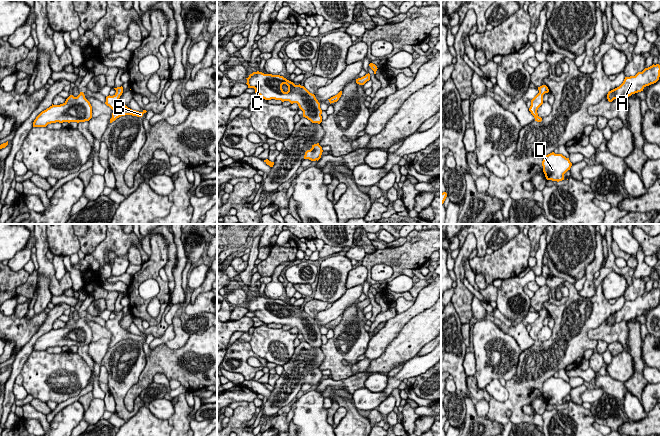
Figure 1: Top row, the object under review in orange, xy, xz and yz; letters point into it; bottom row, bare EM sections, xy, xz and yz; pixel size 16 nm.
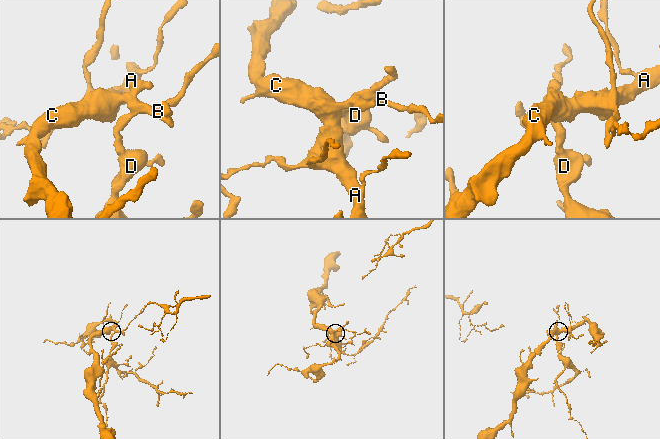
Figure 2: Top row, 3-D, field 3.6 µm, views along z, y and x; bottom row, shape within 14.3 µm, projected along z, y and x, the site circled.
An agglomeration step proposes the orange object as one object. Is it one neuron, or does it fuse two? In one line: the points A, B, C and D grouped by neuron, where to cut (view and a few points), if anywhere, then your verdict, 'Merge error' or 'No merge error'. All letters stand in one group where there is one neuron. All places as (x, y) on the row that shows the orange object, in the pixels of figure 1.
Groups: A B C D. No split. No merge error

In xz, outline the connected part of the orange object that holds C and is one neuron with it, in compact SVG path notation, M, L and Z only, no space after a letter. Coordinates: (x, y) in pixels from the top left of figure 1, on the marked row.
M253 72L247 79L248 88L254 88L255 93L265 100L289 101L297 103L303 111L303 117L312 123L322 122L322 110L315 95L310 93L304 86L295 85L280 75Z

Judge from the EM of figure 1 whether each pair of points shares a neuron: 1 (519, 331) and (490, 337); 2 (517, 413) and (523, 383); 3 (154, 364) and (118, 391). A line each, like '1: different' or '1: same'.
1: different
2: same
3: different

